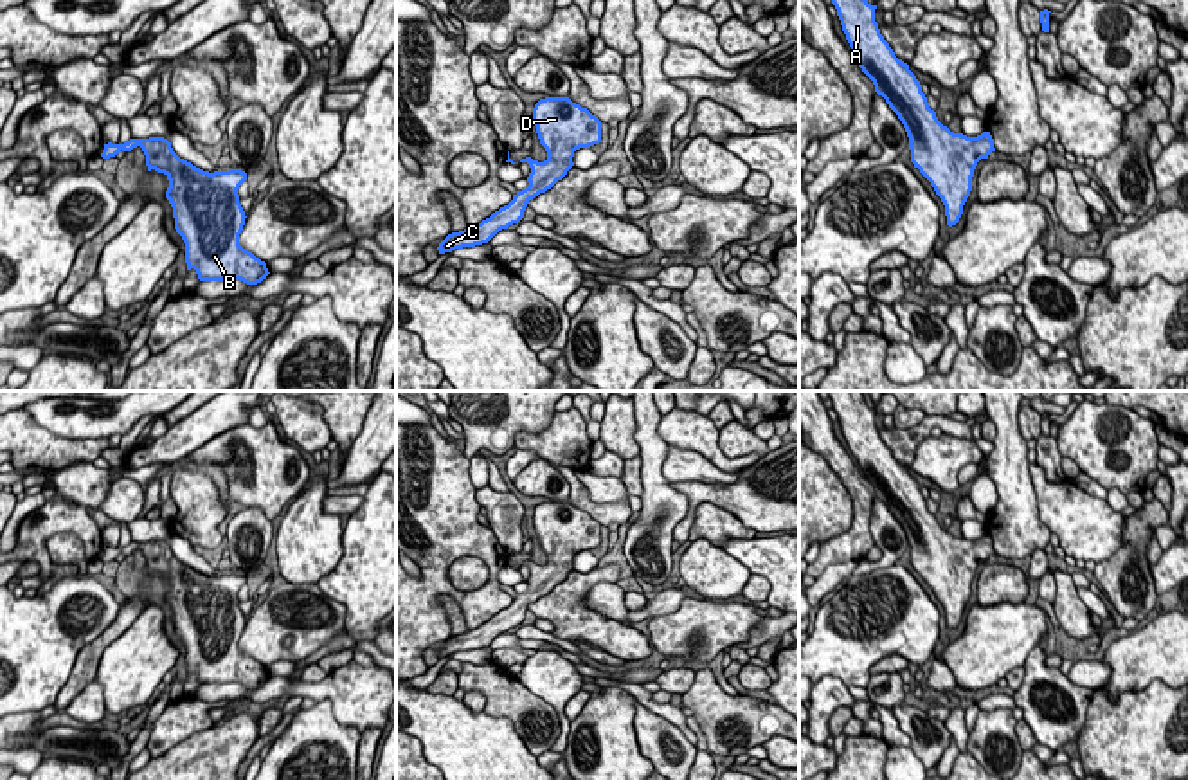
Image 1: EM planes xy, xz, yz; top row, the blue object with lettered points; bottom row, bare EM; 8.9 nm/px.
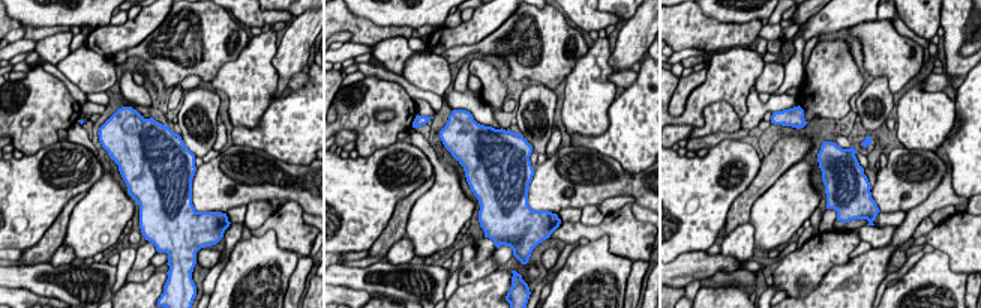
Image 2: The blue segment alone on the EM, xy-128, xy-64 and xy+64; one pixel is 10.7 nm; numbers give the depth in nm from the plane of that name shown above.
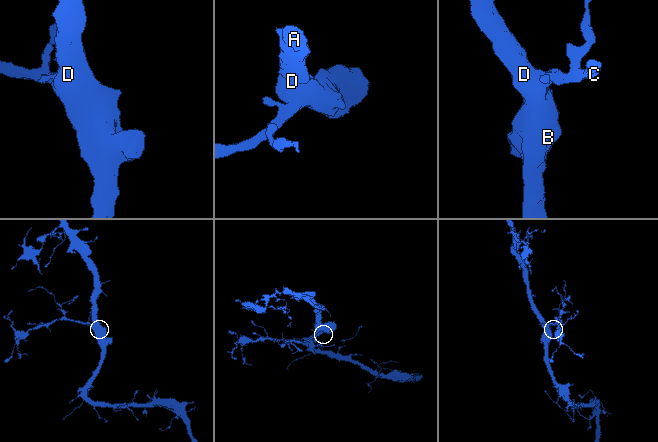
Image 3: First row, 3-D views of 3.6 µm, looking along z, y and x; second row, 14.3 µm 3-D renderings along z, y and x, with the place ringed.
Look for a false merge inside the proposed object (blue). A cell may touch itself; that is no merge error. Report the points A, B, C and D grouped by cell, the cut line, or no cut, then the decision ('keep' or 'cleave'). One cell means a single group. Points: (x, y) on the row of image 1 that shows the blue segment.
A B C D; no cut; keep

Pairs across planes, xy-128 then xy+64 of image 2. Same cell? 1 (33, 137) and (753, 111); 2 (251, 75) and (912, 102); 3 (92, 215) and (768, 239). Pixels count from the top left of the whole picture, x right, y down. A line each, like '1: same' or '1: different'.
1: different
2: same
3: same

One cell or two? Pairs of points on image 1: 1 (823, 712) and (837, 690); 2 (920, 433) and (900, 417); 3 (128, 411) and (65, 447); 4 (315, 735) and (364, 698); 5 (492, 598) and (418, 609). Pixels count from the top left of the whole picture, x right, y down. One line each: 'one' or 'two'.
1: one
2: two
3: two
4: two
5: one

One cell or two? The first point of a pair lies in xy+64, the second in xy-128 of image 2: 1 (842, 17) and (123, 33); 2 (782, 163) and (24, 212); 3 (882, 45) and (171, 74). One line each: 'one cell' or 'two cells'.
1: one cell
2: two cells
3: one cell

